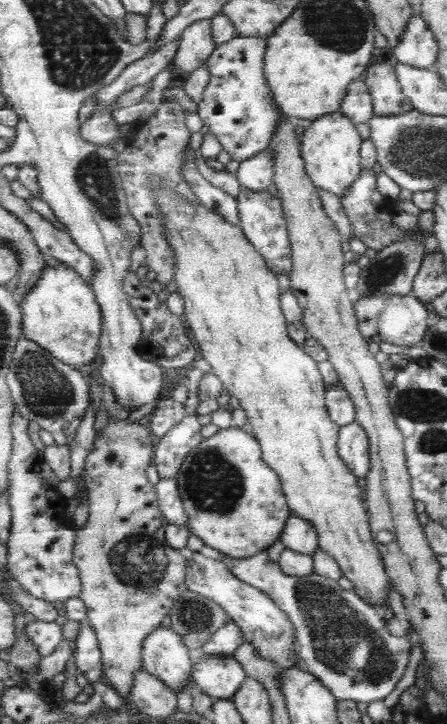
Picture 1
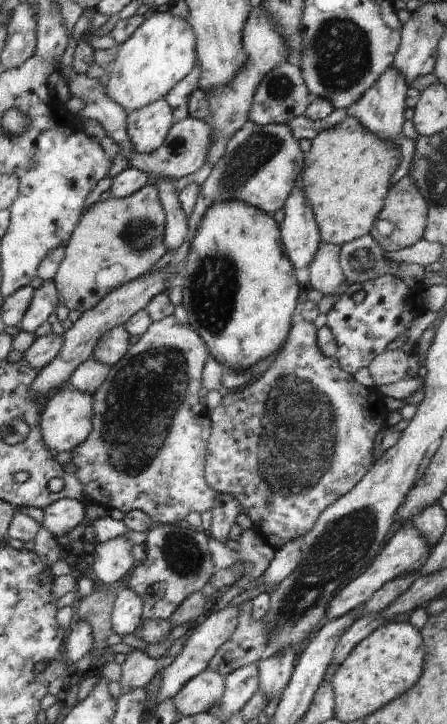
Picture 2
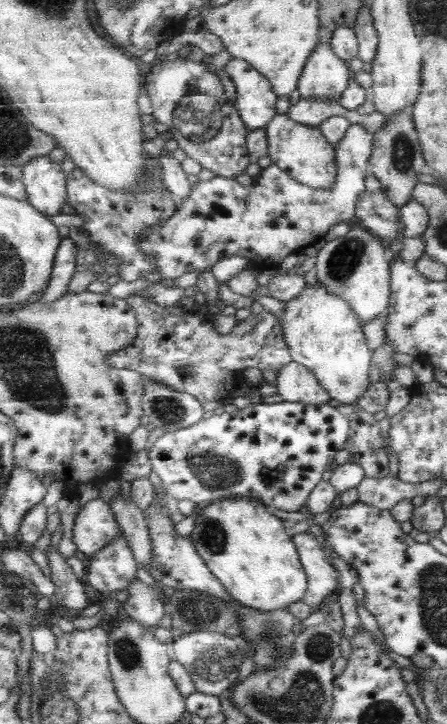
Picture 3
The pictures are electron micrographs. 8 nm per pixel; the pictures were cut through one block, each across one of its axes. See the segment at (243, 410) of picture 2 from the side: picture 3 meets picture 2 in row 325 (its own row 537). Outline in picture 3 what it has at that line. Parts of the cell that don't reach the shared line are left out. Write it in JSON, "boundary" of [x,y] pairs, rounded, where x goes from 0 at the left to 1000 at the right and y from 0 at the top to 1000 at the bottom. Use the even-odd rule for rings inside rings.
{"boundary":[[[696,735],[660,738],[653,744],[664,753],[671,776],[689,794],[689,816],[676,830],[698,843],[723,837],[740,818],[754,815],[754,790],[727,771],[723,758]]]}

